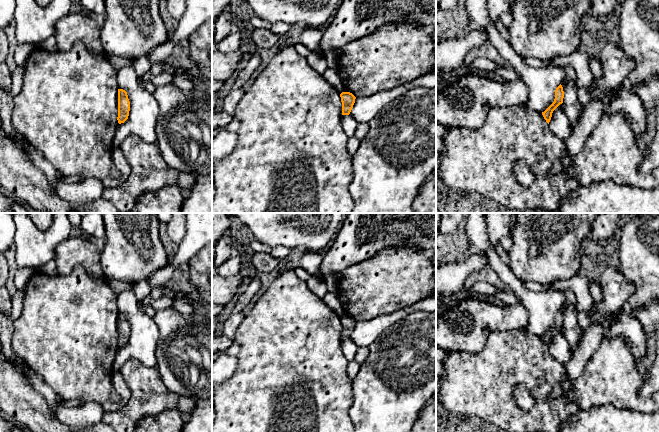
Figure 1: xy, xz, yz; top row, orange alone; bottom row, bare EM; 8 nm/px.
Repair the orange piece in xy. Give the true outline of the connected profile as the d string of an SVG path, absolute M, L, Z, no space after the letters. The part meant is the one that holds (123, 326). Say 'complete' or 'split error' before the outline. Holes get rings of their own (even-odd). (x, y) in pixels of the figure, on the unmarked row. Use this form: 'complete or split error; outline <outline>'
complete; outline M118 313L118 347L124 347L129 340L130 326L127 316L123 313Z

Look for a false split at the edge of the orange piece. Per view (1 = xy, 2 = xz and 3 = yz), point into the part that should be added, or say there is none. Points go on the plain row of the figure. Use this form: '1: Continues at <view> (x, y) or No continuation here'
1: No continuation here
2: No continuation here
3: No continuation here

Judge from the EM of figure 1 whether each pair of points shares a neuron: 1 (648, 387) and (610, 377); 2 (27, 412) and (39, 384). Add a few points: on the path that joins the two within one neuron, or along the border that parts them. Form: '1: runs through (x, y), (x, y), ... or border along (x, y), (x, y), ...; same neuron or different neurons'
1: border along (648, 377), (638, 392), (639, 396); different neurons
2: border along (26, 376), (30, 384), (46, 401), (50, 410); different neurons

